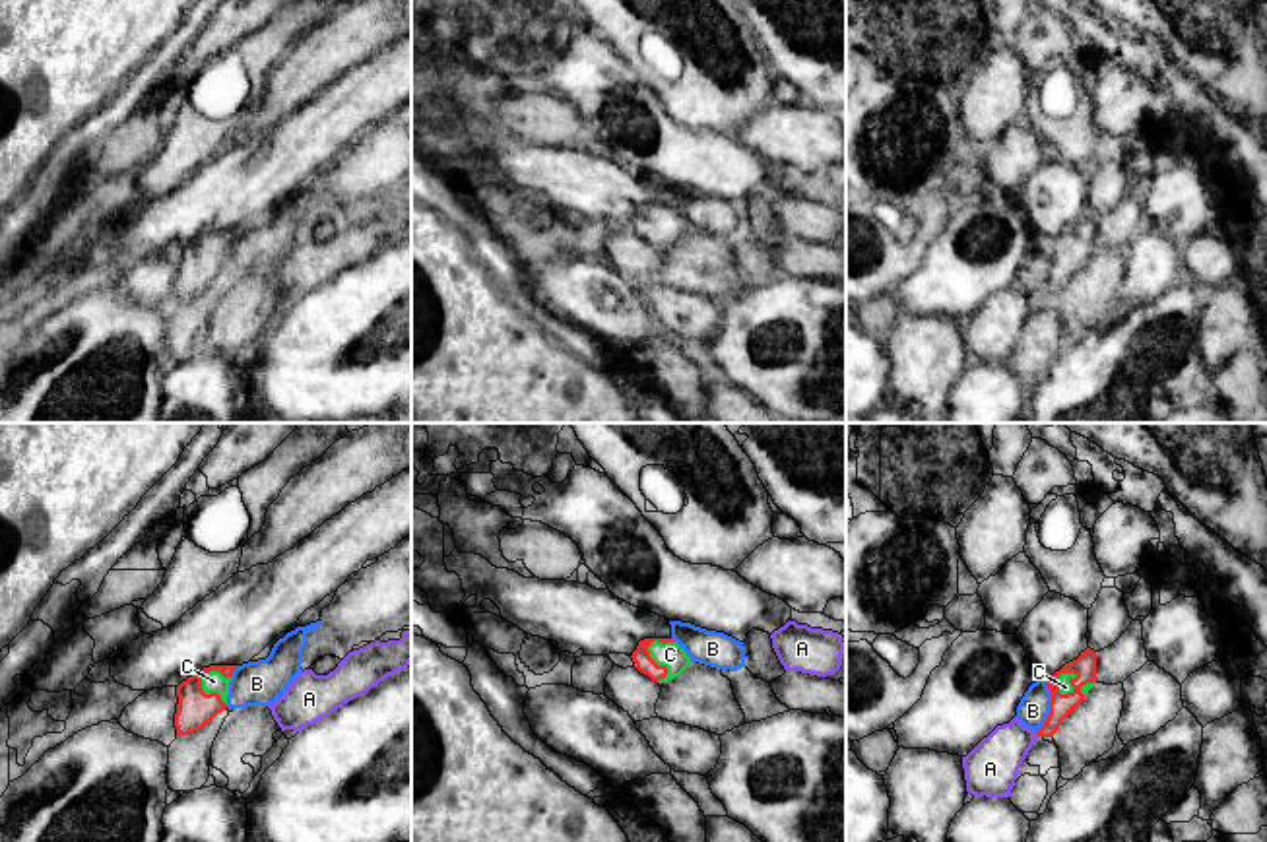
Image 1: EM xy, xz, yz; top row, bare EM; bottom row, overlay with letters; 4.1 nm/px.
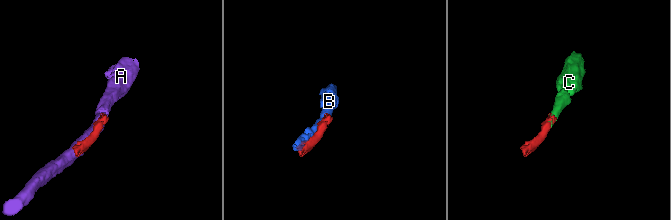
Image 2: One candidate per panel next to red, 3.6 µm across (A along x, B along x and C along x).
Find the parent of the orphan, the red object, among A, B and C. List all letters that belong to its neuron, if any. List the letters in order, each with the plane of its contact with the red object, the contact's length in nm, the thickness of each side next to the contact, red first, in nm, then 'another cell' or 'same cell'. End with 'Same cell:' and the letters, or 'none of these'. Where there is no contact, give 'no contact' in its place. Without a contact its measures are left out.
A: yz | 30 nm | 100/220 nm | another cell
B: yz | 220 nm | 100/130 nm | another cell
C: xz | 190 nm | 80/110 nm | same cell
Same cell: C

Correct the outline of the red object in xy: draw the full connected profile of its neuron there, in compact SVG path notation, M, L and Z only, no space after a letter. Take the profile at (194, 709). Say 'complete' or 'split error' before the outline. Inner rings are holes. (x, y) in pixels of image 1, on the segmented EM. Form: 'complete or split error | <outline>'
split error | M210 665L177 687L177 737L208 726L227 708L229 681L239 665Z

